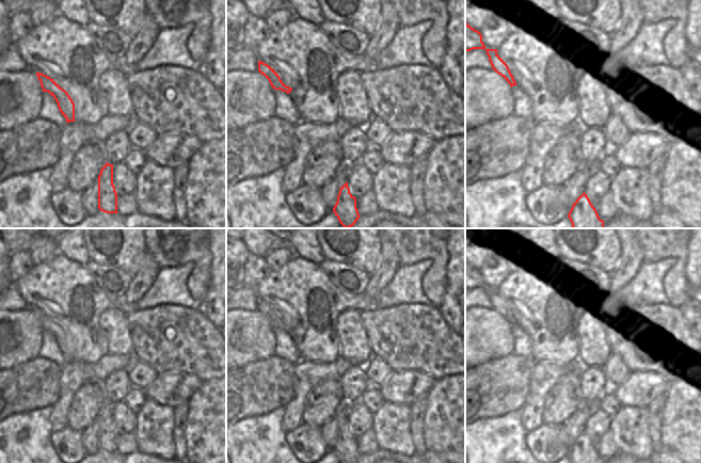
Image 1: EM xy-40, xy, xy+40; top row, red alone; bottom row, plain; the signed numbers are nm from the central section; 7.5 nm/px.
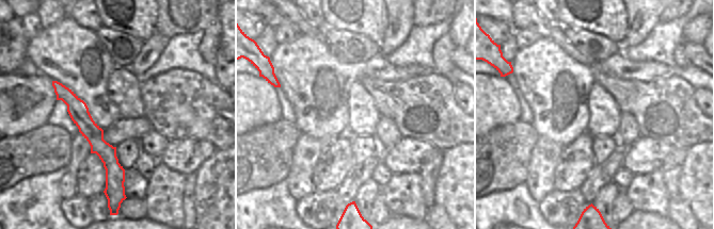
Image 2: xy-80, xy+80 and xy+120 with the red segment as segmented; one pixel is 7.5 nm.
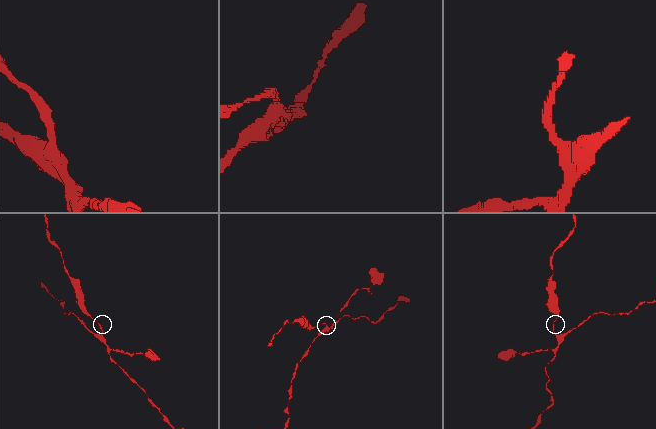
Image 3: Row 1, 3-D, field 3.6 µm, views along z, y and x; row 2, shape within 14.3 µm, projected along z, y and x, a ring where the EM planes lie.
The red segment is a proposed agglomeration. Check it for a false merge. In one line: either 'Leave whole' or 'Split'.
Leave whole

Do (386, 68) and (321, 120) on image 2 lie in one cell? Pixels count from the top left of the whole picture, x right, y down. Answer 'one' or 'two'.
one

